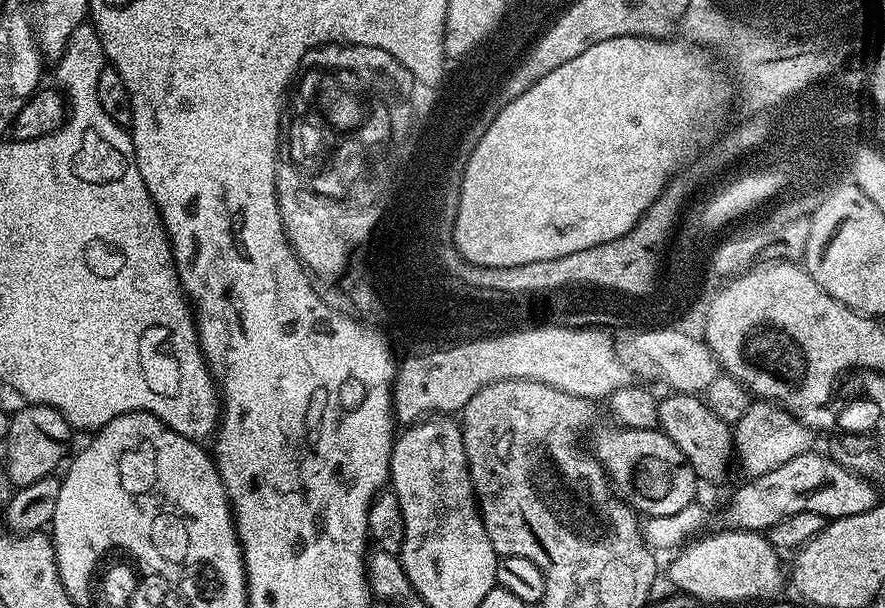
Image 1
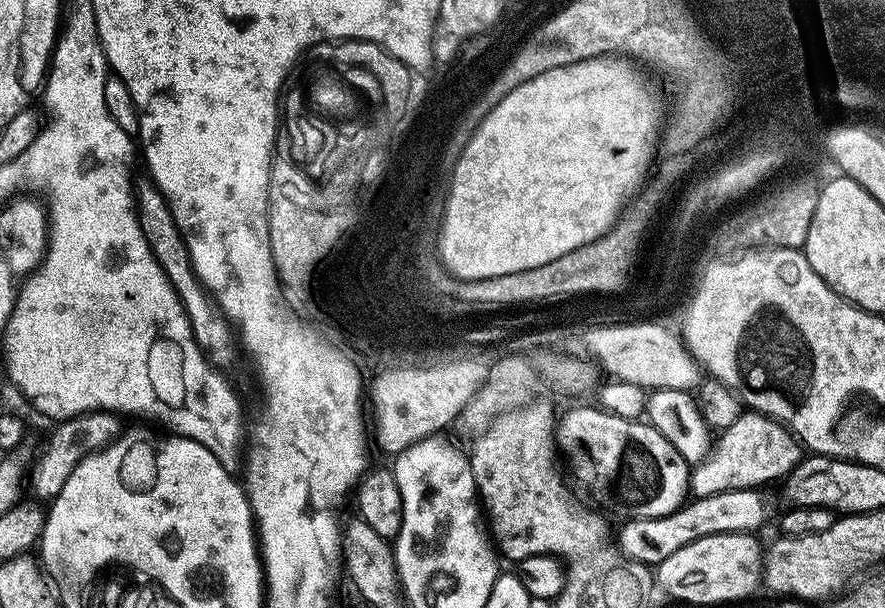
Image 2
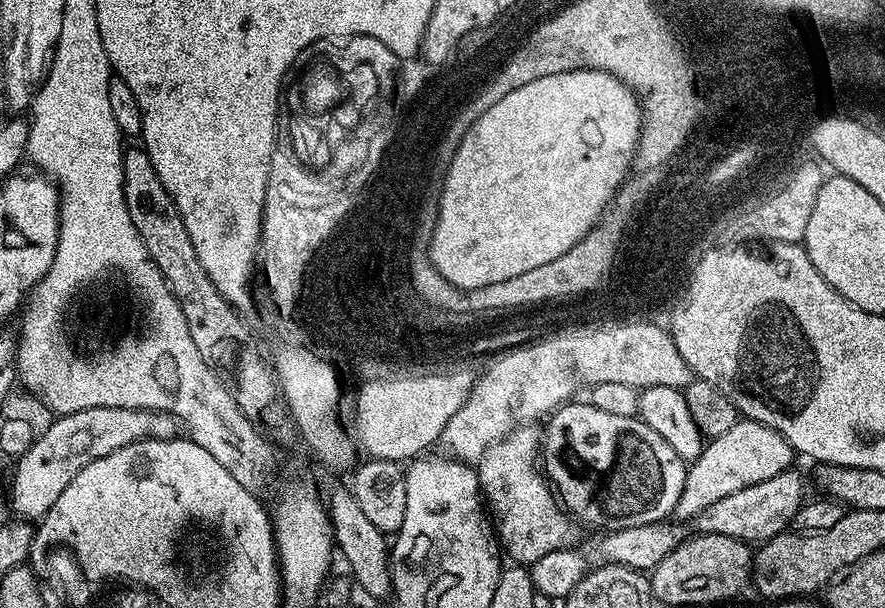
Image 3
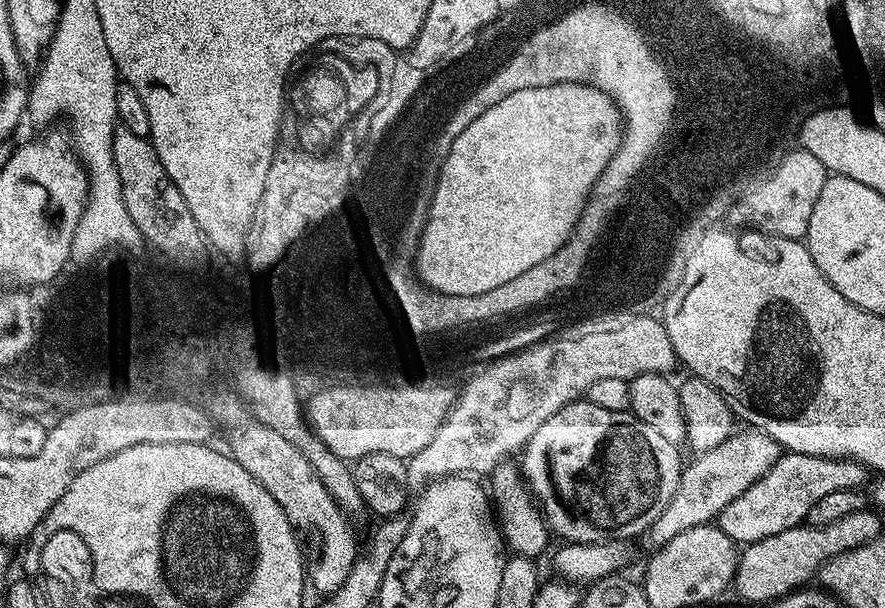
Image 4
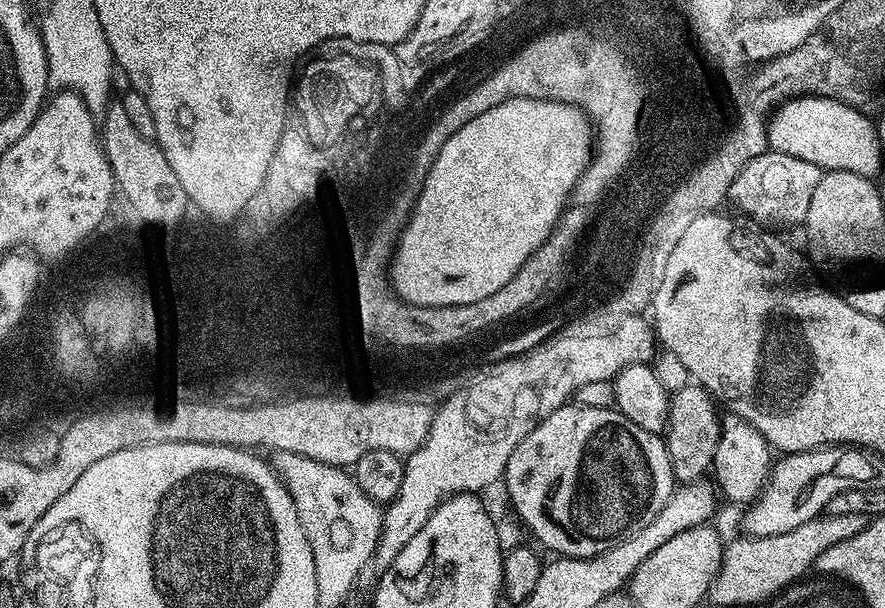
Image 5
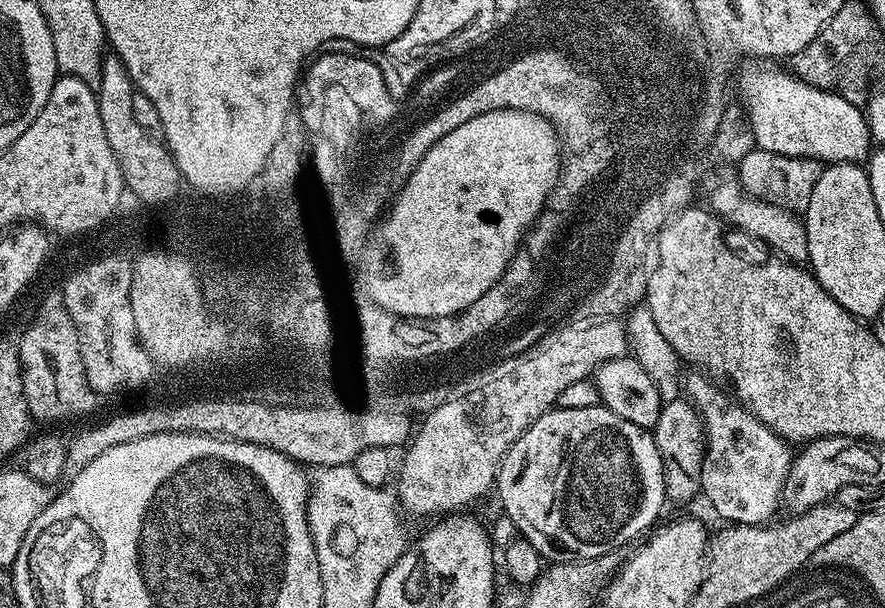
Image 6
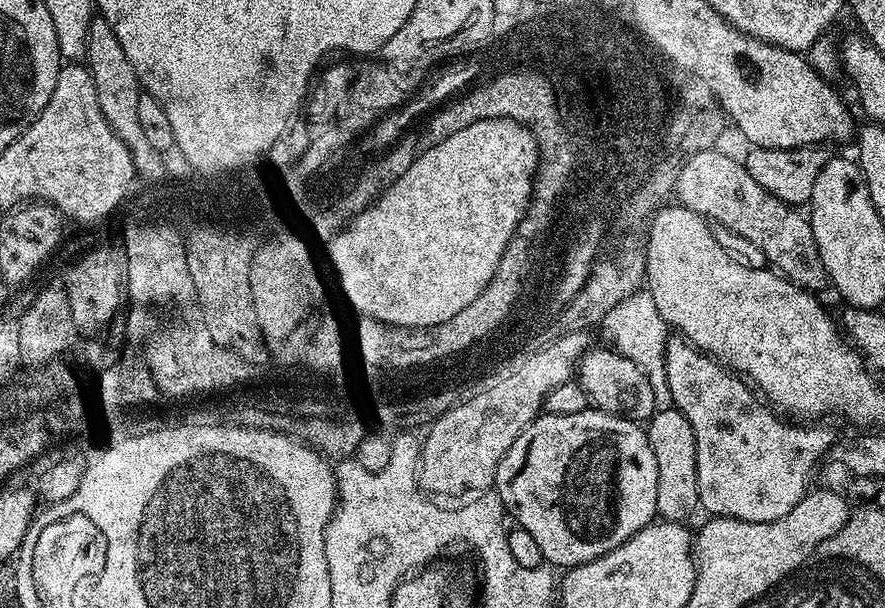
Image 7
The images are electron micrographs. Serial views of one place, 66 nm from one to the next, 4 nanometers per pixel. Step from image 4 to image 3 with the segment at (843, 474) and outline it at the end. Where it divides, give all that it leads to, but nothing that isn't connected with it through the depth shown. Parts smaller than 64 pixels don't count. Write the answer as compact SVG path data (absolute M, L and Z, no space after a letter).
M789 470L774 478L766 478L766 482L746 486L746 490L726 494L726 498L718 498L716 502L696 513L695 531L710 536L733 536L735 540L745 542L763 542L780 535L791 525L794 514L802 503L800 480L794 473L795 471Z

